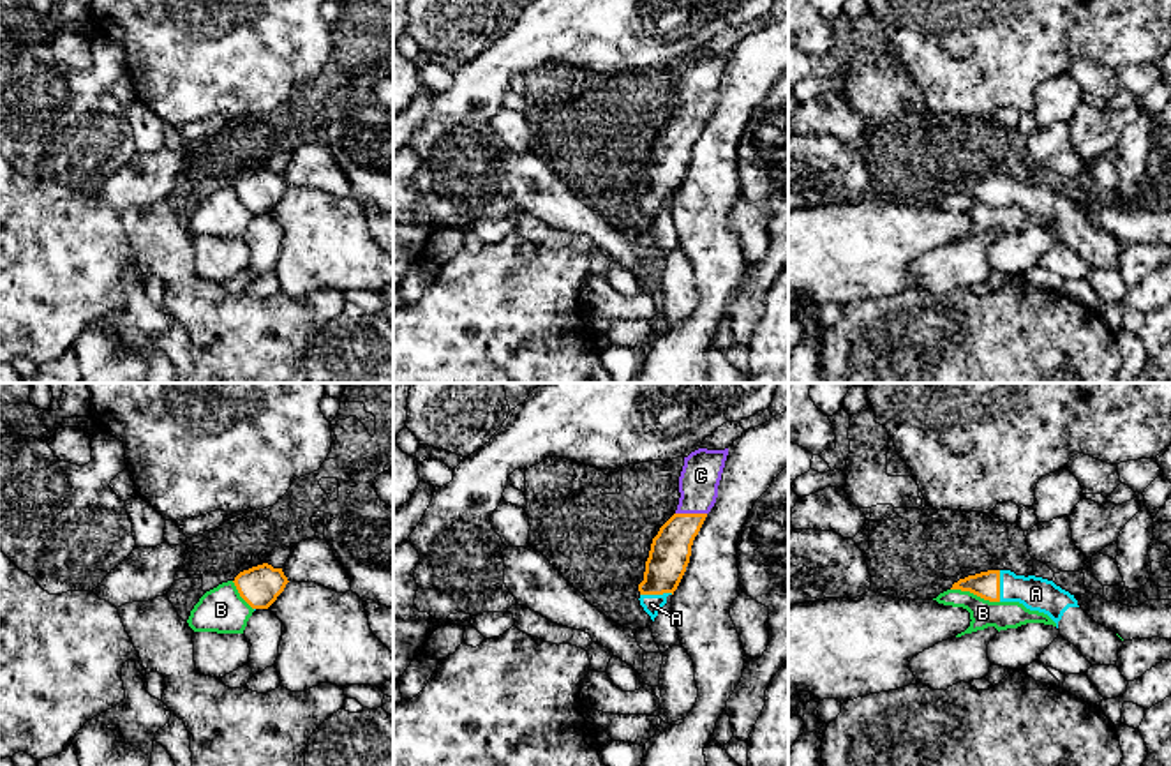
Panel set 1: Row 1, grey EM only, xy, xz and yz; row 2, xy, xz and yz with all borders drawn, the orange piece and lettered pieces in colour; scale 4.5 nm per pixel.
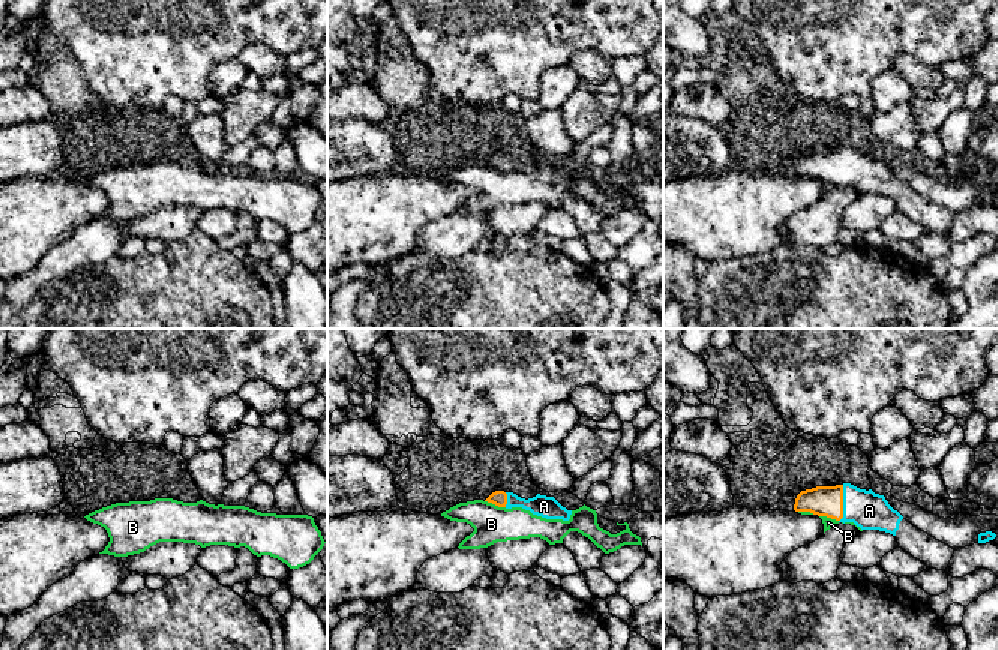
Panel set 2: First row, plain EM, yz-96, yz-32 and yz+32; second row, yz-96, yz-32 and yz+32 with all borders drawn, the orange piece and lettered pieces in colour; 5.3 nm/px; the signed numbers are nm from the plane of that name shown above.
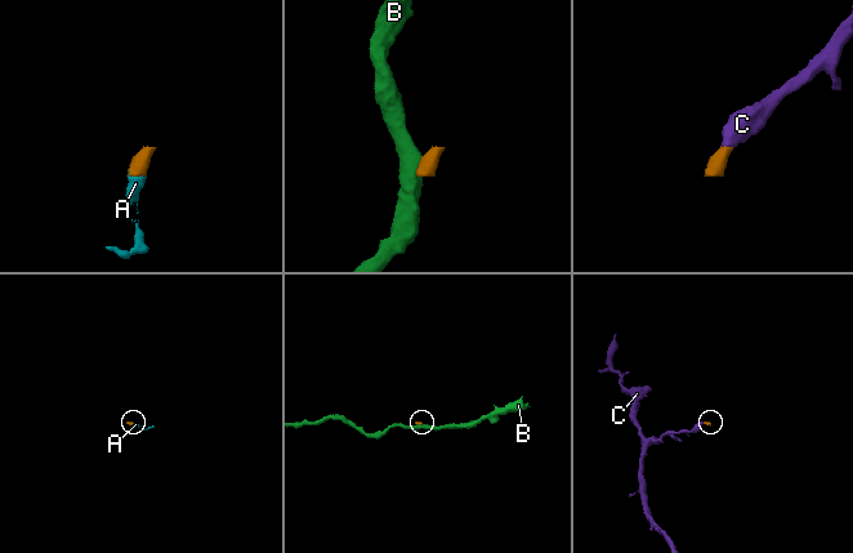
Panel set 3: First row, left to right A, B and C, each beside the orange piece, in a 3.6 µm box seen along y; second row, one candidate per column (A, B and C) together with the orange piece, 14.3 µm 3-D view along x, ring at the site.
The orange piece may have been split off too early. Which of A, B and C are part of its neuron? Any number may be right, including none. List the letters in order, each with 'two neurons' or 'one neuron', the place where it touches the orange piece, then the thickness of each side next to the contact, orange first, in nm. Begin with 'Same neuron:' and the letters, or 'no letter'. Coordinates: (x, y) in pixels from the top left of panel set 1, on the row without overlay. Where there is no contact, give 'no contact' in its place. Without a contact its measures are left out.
Same neuron: A, C
A: one neuron | xz (656, 198) | 190/90 nm
B: two neurons | yz (976, 198) | 130/130 nm
C: one neuron | xz (692, 119) | 190/180 nm

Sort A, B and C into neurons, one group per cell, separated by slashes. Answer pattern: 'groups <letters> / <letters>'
groups A C / B

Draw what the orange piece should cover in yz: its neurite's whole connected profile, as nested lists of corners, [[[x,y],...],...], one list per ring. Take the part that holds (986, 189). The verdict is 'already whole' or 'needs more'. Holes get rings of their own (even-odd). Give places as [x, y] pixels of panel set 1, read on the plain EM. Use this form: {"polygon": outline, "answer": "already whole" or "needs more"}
{"polygon": [[[988,175],[959,184],[951,194],[970,196],[989,207],[1019,207],[1030,215],[1048,219],[1060,240],[1074,249],[1092,270],[1116,270],[1118,256],[1125,247],[1095,228],[1078,210],[1074,199],[1042,182]]], "answer": "needs more"}

